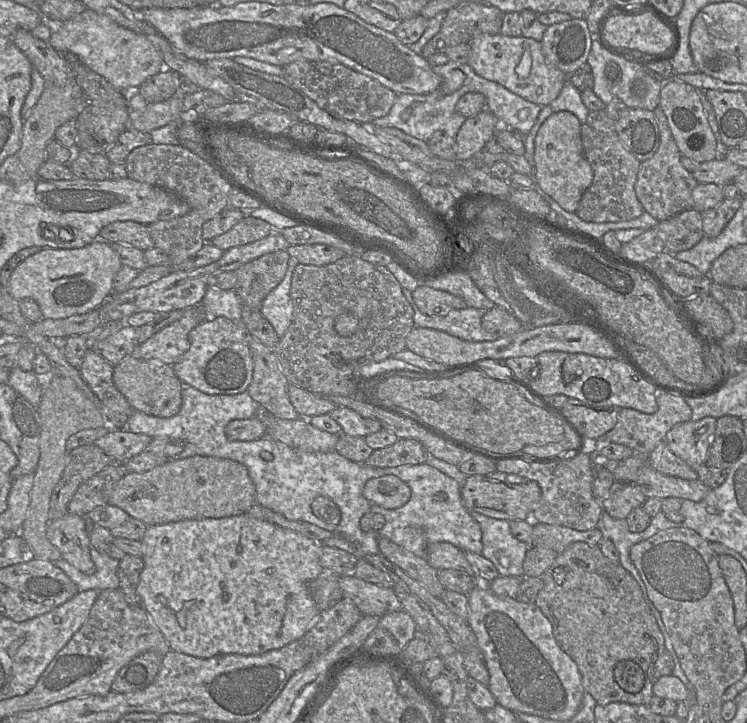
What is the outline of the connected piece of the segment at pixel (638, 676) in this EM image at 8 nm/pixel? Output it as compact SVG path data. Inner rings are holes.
M577 541L569 545L563 552L559 553L553 564L543 575L544 586L536 598L536 605L550 620L554 637L559 646L575 661L582 677L582 685L586 692L590 693L600 705L613 702L629 703L632 705L649 705L653 697L653 686L662 676L673 675L674 661L665 646L665 640L658 626L657 620L646 604L641 589L634 577L621 565L607 558L599 545L590 545L583 541Z

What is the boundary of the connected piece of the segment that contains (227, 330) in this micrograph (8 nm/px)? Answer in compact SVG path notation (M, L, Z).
M209 316L192 329L189 339L187 352L173 365L174 372L181 382L206 394L234 395L247 391L253 375L253 360L247 343L247 331L240 322L226 317Z

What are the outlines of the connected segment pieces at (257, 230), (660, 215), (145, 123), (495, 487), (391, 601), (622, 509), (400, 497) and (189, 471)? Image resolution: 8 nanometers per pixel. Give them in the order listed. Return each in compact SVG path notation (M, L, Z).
M248 215L229 231L216 236L211 243L222 250L248 244L270 235L274 230L268 222Z
M658 106L653 112L659 127L660 144L651 158L641 162L635 193L644 211L660 222L692 208L692 191L698 182L681 164L682 155L663 110Z
M183 80L180 88L170 98L160 102L148 103L147 108L143 112L131 112L130 110L128 128L151 132L174 120L178 120L183 112L184 97L197 89L199 88L193 87Z
M495 471L485 475L470 475L461 486L464 505L470 512L508 521L529 520L541 499L537 482L516 474Z
M352 573L339 578L343 598L351 599L363 615L382 617L402 610L394 590L357 578Z
M615 481L608 495L601 501L602 508L615 519L626 519L629 513L647 499L635 483Z
M389 474L369 479L364 485L363 496L373 504L393 510L409 501L411 489L397 476Z
M195 455L171 458L145 472L125 473L111 492L108 503L149 526L185 519L240 515L247 513L255 502L255 485L243 464L230 459Z

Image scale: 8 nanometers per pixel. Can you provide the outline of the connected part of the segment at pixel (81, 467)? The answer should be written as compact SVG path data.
M95 444L79 446L69 454L69 462L50 499L49 520L62 517L81 484L115 461Z

